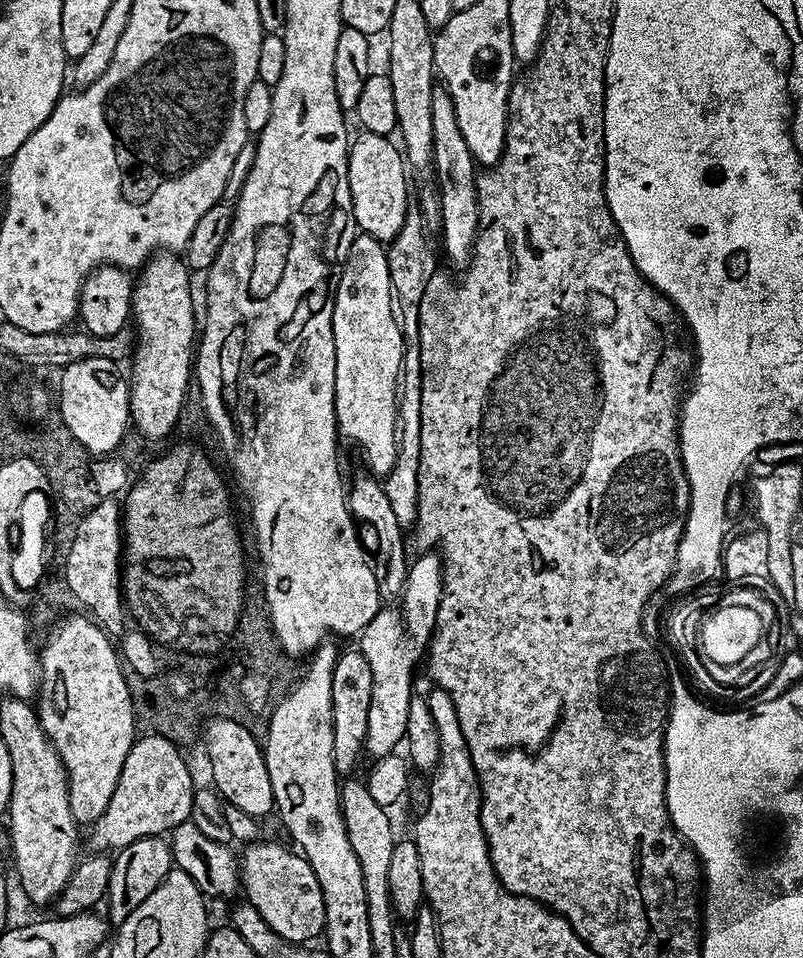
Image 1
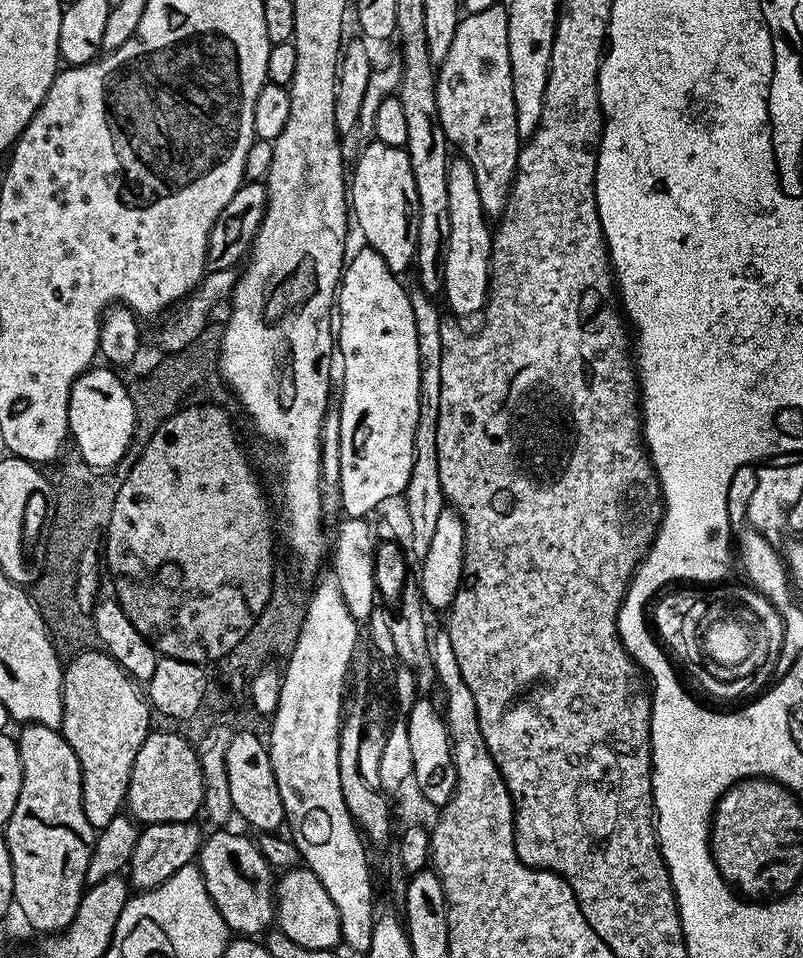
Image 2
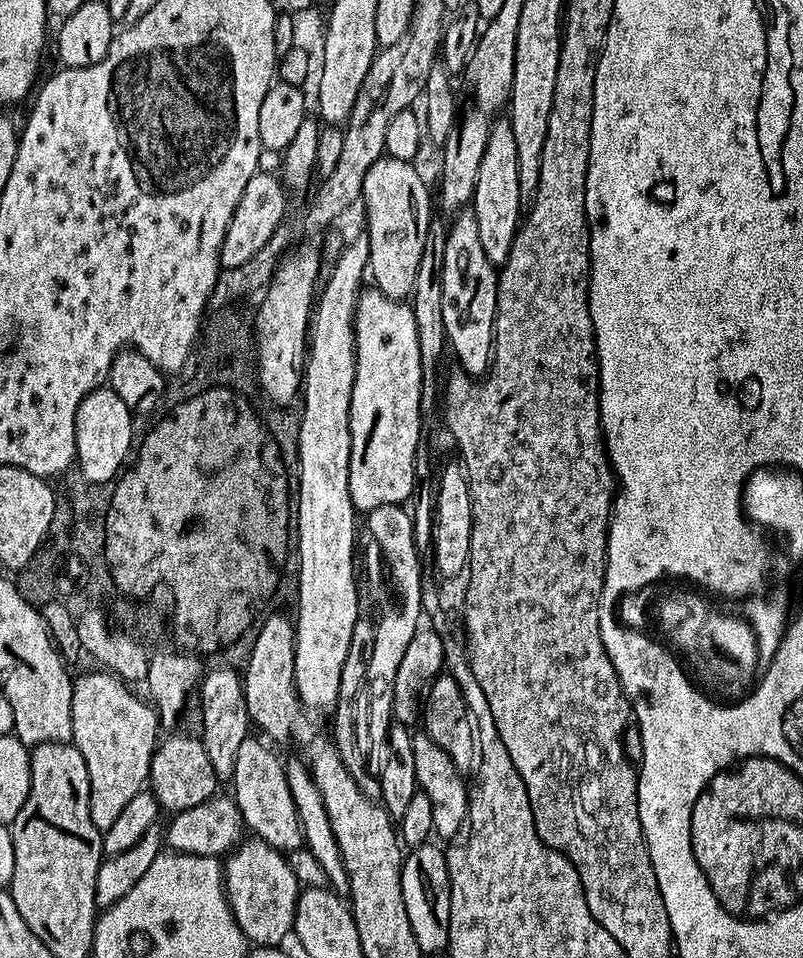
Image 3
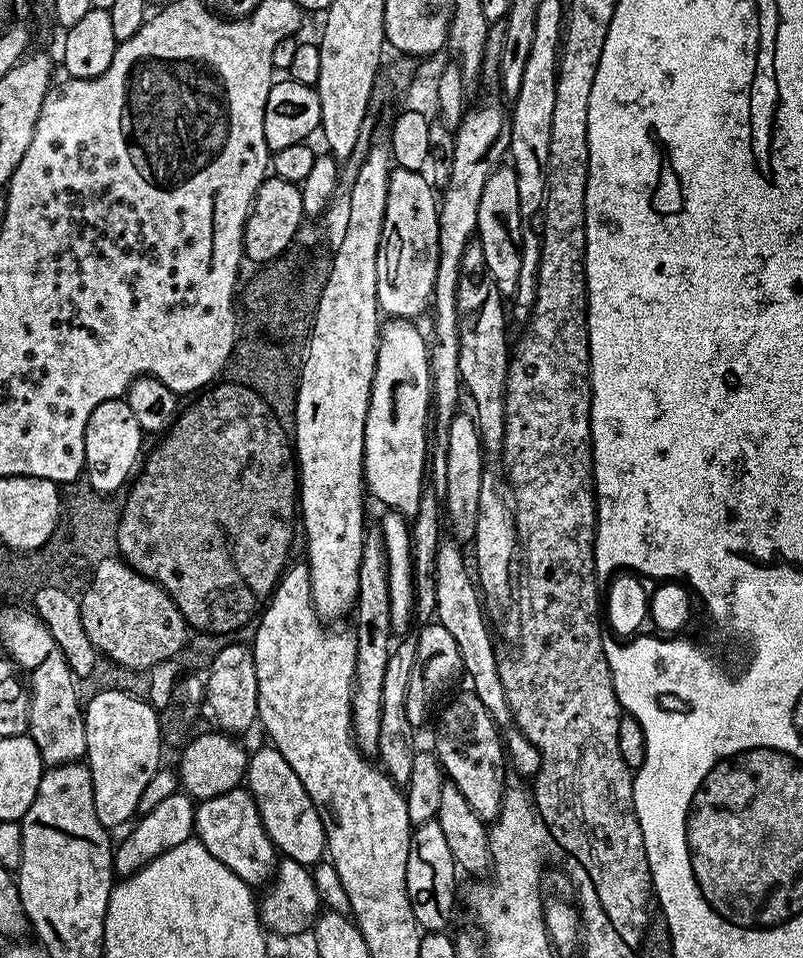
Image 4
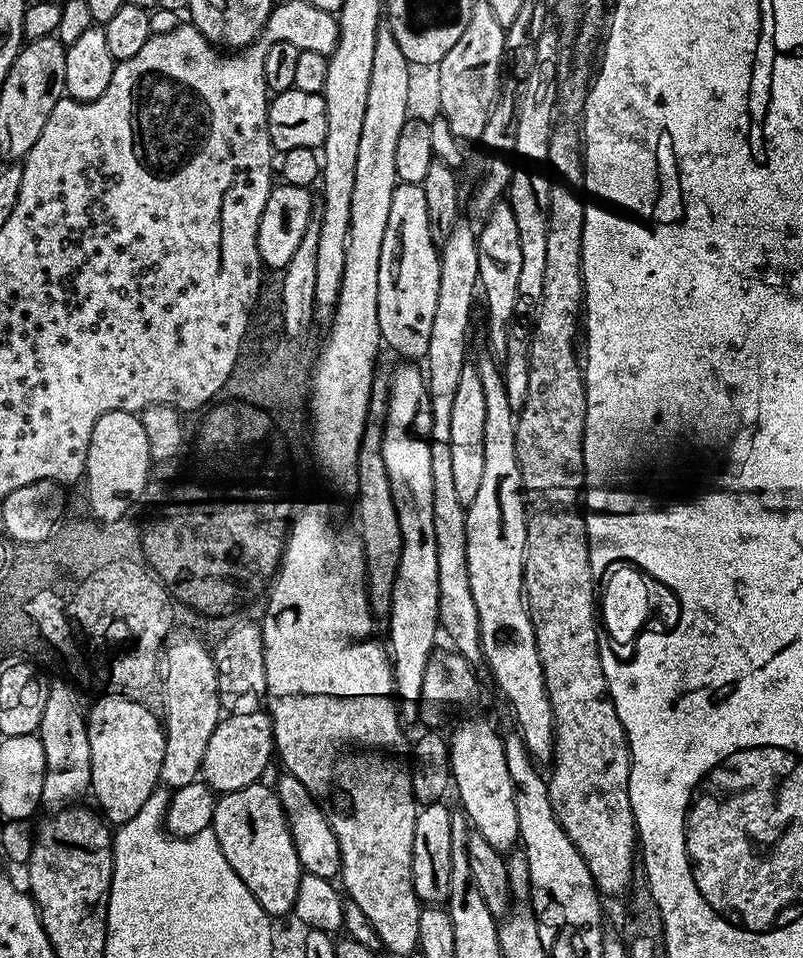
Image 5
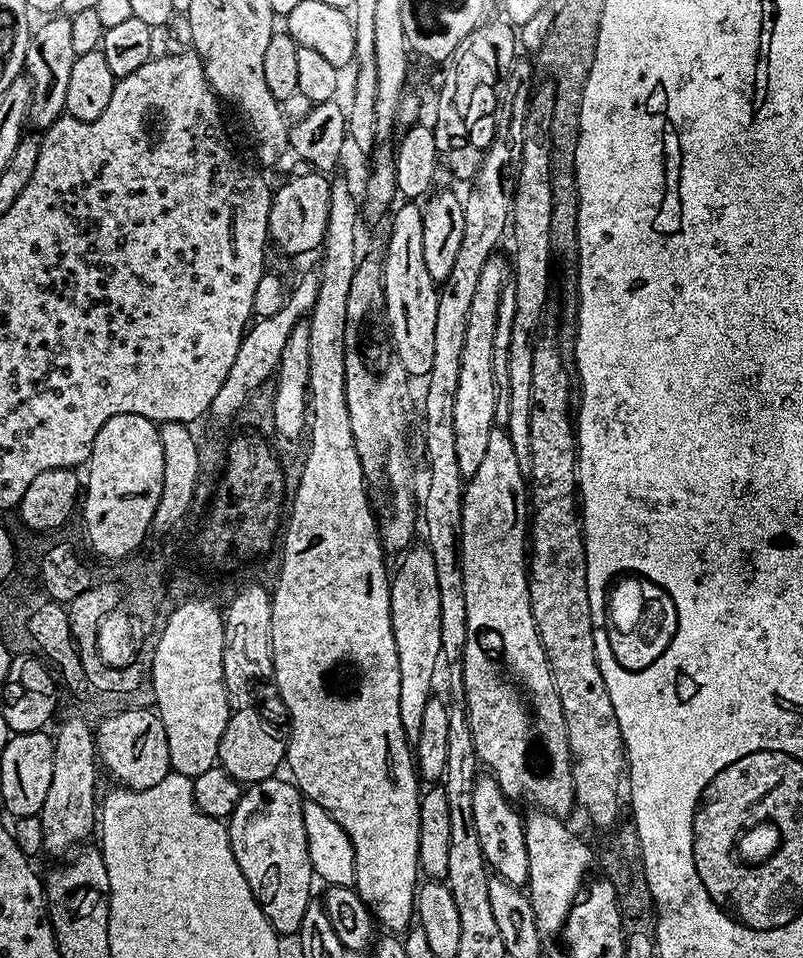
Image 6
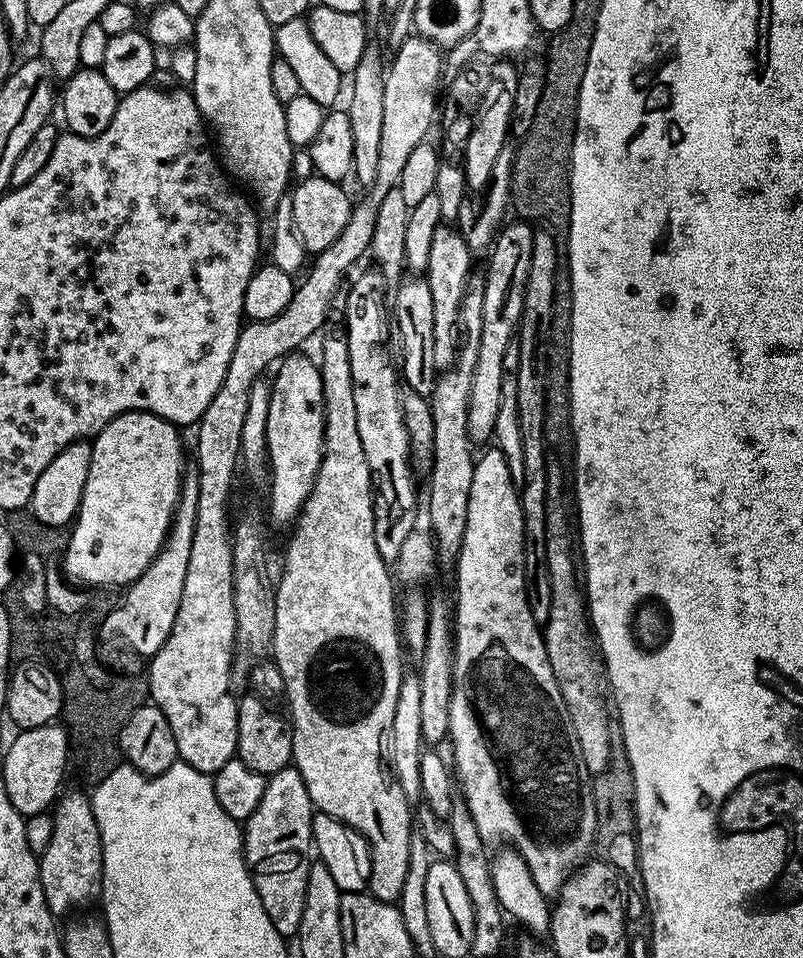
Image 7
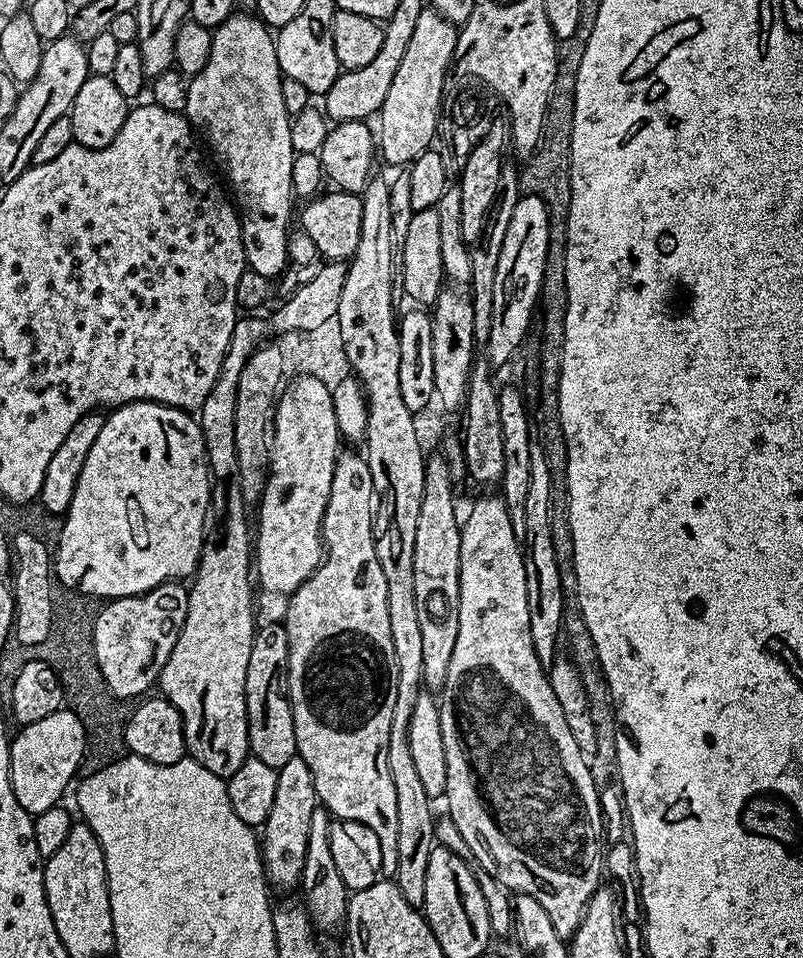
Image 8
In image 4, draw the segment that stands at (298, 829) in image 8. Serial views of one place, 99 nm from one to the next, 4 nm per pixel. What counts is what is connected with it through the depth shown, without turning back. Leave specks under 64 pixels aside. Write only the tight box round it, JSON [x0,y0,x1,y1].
[194,786,278,886]

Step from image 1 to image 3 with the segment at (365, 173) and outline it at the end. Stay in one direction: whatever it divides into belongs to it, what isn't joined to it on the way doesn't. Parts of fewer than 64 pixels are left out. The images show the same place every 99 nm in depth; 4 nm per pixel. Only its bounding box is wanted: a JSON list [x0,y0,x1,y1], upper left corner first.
[362,154,434,300]

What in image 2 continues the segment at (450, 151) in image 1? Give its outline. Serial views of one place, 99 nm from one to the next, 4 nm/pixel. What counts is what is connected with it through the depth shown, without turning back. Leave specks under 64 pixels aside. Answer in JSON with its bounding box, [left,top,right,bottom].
[442,158,494,316]

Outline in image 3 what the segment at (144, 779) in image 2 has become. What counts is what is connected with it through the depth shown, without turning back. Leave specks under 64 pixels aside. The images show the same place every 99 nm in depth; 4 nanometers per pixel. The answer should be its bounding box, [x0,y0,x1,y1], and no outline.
[148,736,218,814]

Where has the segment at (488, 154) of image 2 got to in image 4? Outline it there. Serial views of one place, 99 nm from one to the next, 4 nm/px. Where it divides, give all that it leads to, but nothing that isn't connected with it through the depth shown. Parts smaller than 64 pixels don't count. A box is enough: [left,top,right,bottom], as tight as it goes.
[476,166,522,298]

